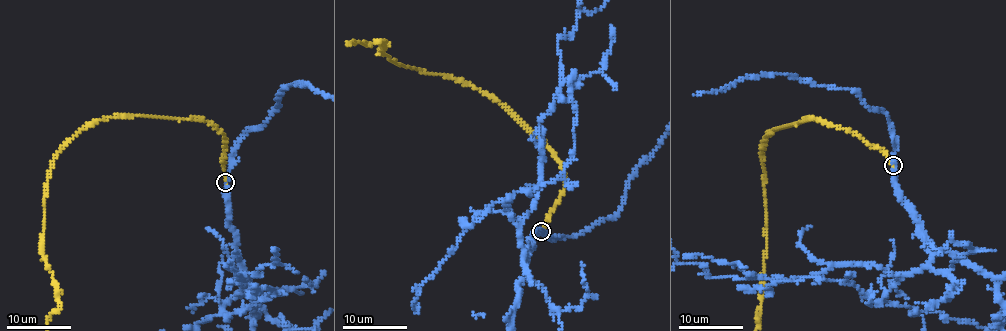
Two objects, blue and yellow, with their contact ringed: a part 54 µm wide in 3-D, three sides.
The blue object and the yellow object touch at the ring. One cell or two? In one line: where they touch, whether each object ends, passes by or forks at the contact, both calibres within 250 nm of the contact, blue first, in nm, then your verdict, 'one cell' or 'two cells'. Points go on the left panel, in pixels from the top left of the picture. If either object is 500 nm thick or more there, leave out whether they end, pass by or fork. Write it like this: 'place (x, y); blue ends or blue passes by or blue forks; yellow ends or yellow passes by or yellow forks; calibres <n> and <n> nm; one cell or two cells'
place (225, 182); blue passes by; yellow ends; calibres 400 and 260 nm; one cell

